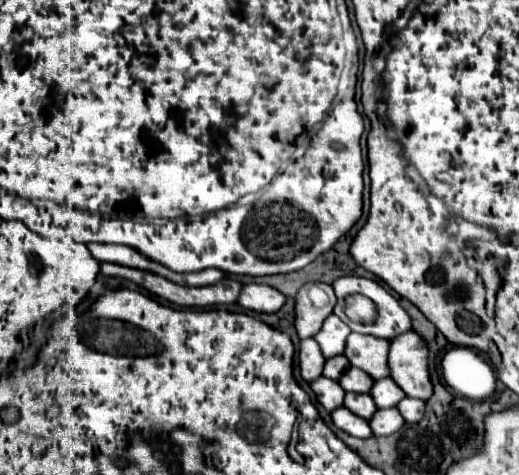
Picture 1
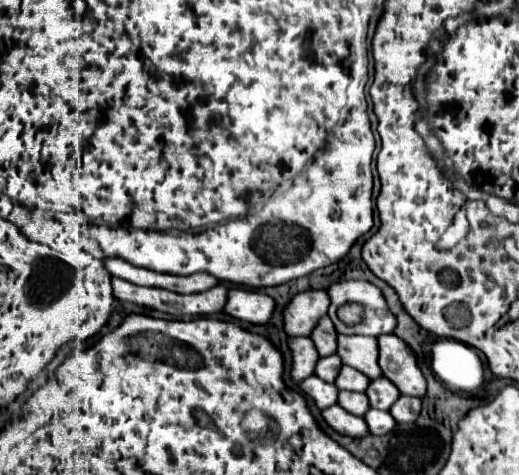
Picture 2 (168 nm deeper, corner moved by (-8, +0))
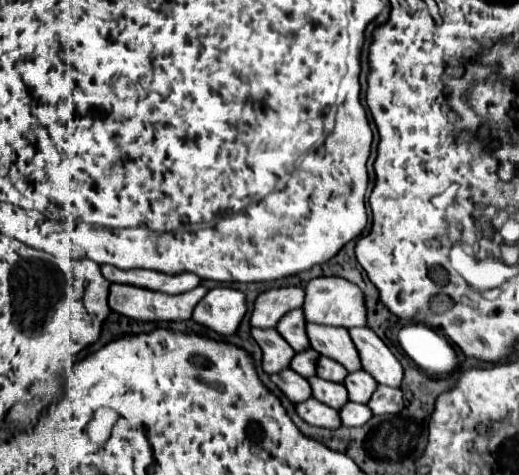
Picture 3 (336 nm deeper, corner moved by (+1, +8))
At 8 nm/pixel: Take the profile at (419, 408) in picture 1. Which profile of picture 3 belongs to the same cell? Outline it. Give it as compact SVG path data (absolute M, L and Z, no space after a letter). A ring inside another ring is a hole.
M378 386L368 402L368 408L372 410L374 416L380 414L398 414L404 408L404 400L400 394L400 388L390 388L390 386Z

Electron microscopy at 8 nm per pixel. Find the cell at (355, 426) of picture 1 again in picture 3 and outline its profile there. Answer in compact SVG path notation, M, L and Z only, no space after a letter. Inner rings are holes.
M308 398L300 404L296 404L296 414L312 426L320 426L320 428L340 426L338 410L332 410L330 406L324 406L322 402L316 402L316 398Z

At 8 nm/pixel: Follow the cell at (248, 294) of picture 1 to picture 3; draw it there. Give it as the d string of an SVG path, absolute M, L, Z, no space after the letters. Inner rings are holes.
M214 288L196 306L192 320L220 336L234 334L246 314L246 298L240 290Z

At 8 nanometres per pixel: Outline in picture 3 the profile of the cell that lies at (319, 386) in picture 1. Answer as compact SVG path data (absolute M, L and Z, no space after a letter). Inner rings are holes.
M286 368L286 370L278 372L278 374L272 374L270 380L272 380L272 382L284 392L284 396L286 396L290 402L294 402L294 404L308 400L310 394L312 394L312 390L308 390L308 380L302 378L300 374L296 374L296 372L290 370L290 368Z

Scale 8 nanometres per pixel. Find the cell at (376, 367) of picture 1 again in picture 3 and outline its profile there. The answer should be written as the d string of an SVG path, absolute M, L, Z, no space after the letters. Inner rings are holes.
M306 324L306 334L310 348L320 356L340 362L348 372L360 370L360 358L352 346L352 340L348 338L348 330L324 324Z

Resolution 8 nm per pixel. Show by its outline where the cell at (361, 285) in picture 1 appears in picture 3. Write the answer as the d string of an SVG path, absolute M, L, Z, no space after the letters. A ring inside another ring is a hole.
M322 276L314 278L306 284L304 288L306 298L302 304L306 322L316 322L316 324L328 324L328 326L342 326L342 328L352 328L352 326L366 326L366 310L364 310L364 296L360 294L358 286L352 286L352 282L336 276Z

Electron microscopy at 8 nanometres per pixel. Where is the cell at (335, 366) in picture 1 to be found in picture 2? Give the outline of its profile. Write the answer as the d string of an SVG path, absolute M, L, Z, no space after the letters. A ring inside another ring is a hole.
M333 354L333 356L329 356L329 358L321 358L321 360L317 362L315 374L317 374L321 380L335 382L335 378L337 378L337 374L339 374L341 366L343 366L341 358L339 358L337 354Z

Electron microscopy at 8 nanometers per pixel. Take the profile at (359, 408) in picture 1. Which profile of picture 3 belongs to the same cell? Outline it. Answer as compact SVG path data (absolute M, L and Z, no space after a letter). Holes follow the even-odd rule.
M310 376L308 384L312 388L312 398L320 400L322 404L340 410L340 406L344 406L344 402L348 402L348 392L344 390L342 384L334 384L328 380L322 380L318 376Z

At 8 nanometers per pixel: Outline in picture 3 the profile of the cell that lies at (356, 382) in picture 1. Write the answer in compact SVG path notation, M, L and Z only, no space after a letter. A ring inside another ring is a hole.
M318 358L318 364L316 364L316 376L324 378L324 380L330 380L330 382L342 382L344 376L348 372L338 364L338 362L332 362L330 358Z

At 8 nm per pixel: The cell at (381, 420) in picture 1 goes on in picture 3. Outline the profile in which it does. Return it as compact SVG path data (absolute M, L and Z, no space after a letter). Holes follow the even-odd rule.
M346 402L338 414L342 426L364 426L364 422L372 418L370 408L366 404L356 404L356 402Z

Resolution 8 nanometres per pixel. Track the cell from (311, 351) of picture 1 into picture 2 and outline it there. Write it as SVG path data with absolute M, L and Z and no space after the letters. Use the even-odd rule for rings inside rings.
M289 338L289 348L293 352L291 378L295 382L303 382L305 378L313 376L319 360L319 352L313 342L309 342L309 338Z

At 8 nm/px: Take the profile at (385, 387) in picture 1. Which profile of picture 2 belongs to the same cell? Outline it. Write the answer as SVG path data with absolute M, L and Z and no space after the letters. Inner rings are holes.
M377 378L377 380L371 380L367 392L369 396L369 402L371 402L371 408L377 408L377 410L389 410L401 396L399 388L393 386L393 382L389 382L389 378Z

